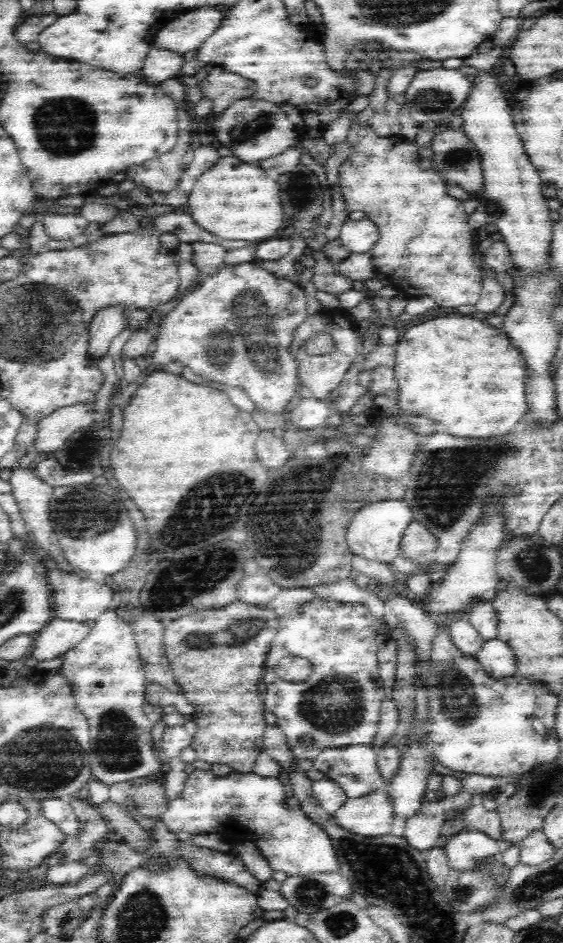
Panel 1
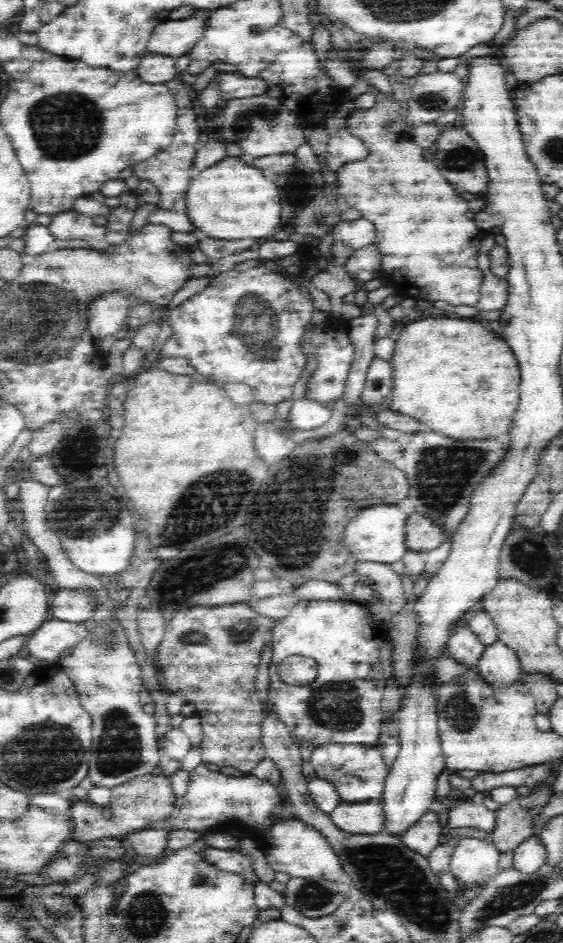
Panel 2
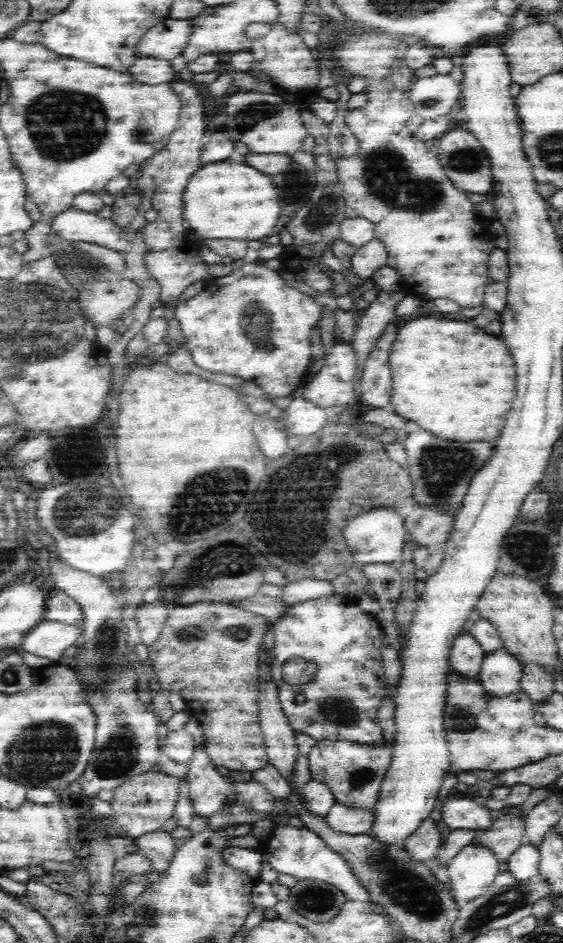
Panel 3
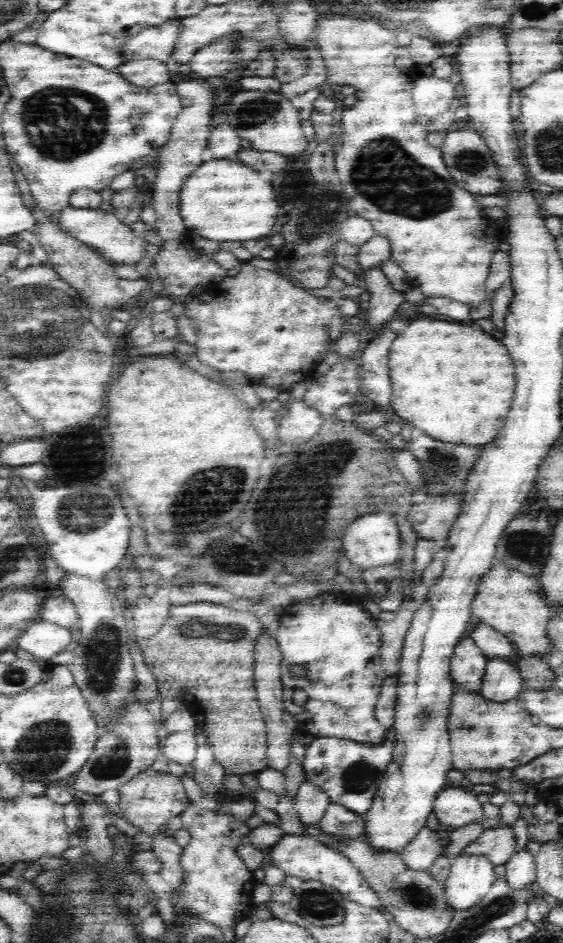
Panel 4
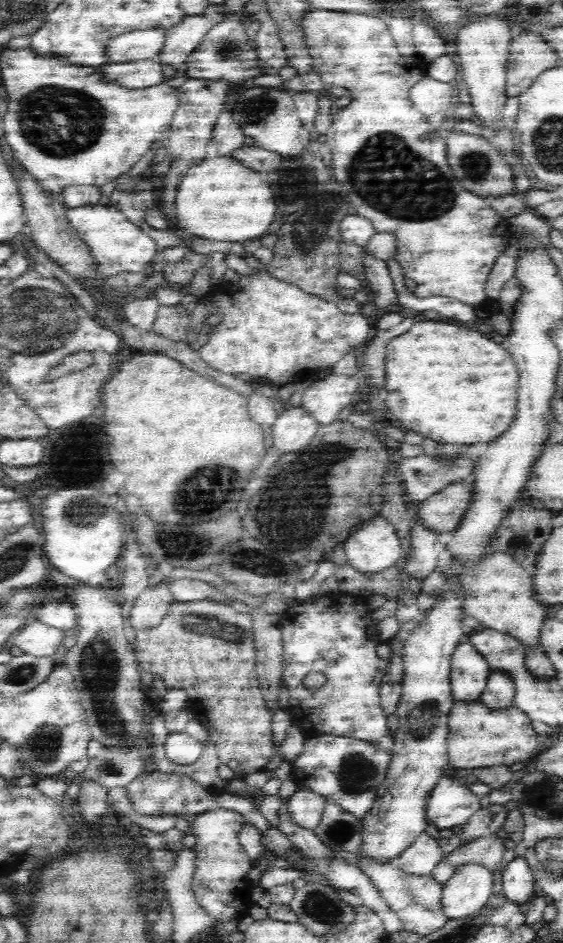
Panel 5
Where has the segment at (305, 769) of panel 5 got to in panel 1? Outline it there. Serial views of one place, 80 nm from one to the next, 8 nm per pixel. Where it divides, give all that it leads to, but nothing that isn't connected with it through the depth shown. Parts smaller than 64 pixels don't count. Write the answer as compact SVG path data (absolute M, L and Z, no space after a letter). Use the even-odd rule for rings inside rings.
M352 745L331 747L318 753L314 767L323 772L327 779L340 785L347 798L364 796L374 788L382 788L383 781L378 773L377 756L370 745Z

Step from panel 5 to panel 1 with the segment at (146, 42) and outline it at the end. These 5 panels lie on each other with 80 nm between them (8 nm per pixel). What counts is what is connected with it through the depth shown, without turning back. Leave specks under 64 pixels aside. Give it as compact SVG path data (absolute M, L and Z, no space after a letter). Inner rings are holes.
M236 3L202 6L187 11L155 33L153 44L184 53L199 49L230 18L231 8Z

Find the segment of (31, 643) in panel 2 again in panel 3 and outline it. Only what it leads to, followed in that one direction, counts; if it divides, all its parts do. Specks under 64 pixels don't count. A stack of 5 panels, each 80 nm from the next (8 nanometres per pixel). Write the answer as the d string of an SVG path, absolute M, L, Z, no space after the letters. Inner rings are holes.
M45 618L24 636L20 651L48 658L57 664L70 646L80 644L82 633L78 625Z

